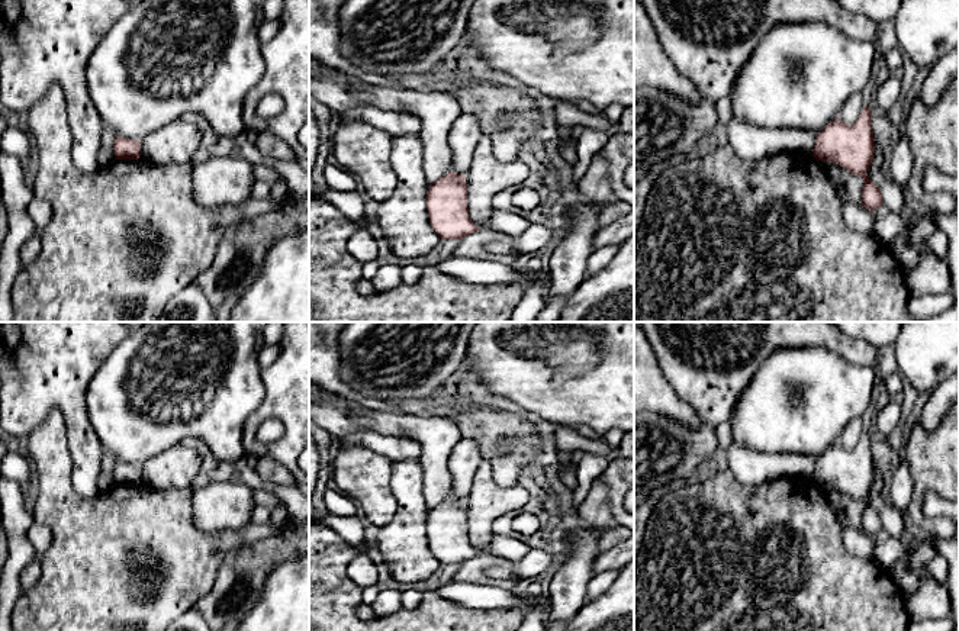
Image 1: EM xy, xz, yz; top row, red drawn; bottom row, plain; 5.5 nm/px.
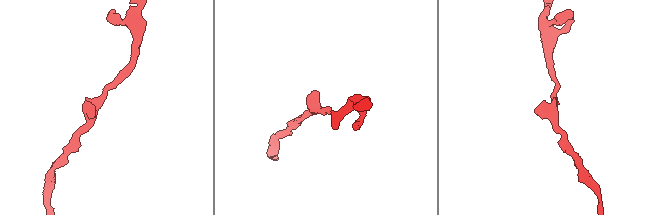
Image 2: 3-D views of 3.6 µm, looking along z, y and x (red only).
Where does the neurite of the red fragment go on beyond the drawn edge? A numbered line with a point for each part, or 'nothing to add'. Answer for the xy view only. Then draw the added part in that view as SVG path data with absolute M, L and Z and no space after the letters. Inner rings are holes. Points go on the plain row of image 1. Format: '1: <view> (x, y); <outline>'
nothing to add

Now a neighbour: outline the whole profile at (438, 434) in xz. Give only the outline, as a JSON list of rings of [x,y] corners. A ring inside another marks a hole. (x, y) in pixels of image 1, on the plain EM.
[[[370,409],[355,413],[354,418],[369,431],[409,438],[421,445],[422,492],[428,509],[451,496],[448,458],[463,435],[448,413],[438,411],[431,416],[418,416]]]

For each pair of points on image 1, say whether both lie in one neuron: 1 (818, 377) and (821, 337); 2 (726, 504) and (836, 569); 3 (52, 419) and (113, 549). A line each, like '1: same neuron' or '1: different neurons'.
1: different neurons
2: same neuron
3: same neuron

